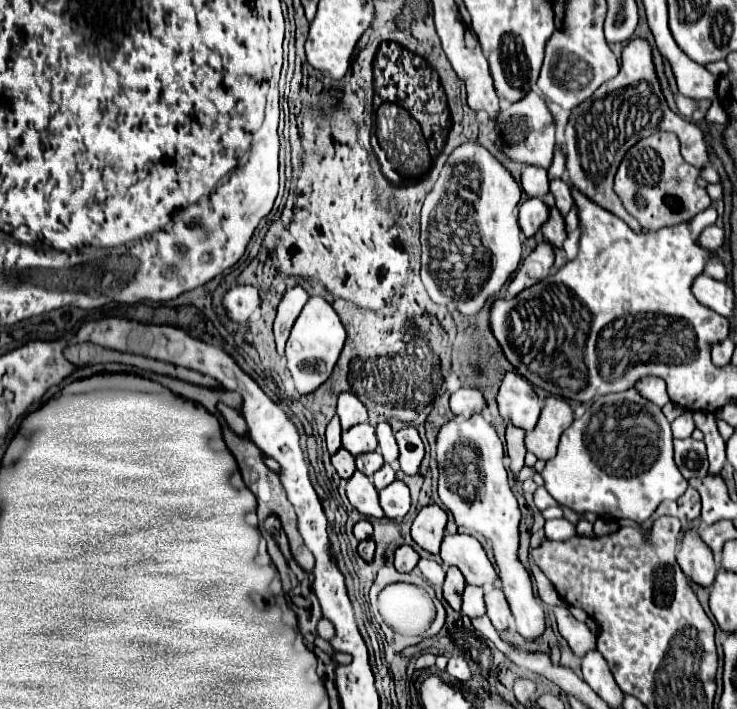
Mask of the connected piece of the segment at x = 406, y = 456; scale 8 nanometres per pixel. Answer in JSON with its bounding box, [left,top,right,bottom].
[396,428,424,474]

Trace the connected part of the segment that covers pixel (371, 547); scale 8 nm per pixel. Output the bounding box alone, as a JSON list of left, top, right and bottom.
[357,539,376,562]

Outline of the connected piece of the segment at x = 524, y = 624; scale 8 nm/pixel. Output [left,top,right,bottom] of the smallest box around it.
[436,416,546,640]

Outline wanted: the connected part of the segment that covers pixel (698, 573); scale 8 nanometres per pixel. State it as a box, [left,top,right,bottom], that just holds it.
[676,530,718,588]

